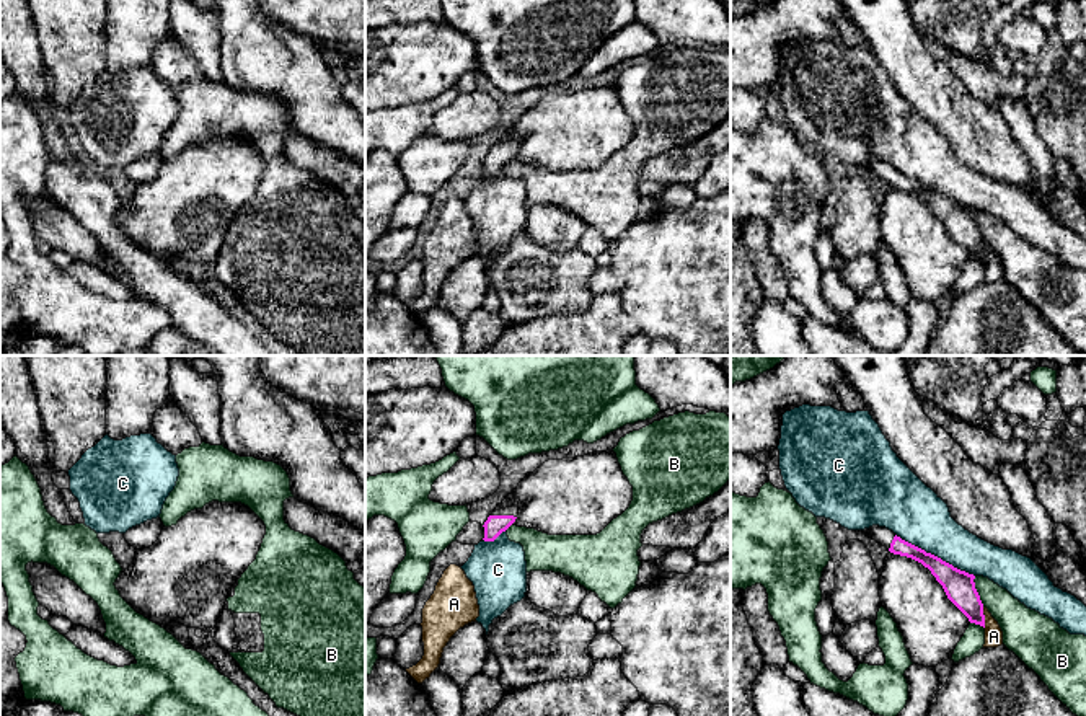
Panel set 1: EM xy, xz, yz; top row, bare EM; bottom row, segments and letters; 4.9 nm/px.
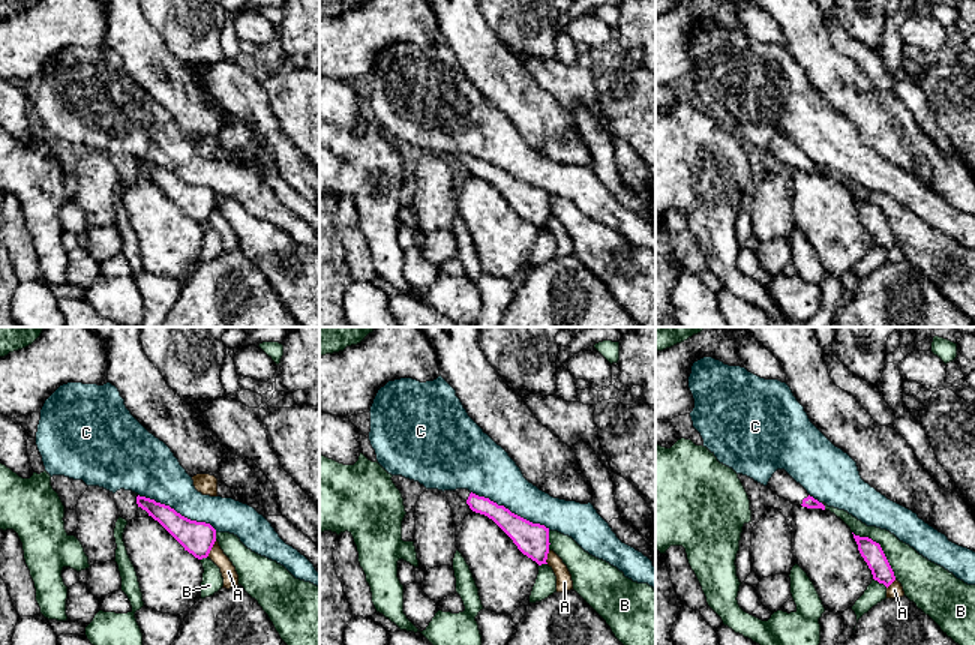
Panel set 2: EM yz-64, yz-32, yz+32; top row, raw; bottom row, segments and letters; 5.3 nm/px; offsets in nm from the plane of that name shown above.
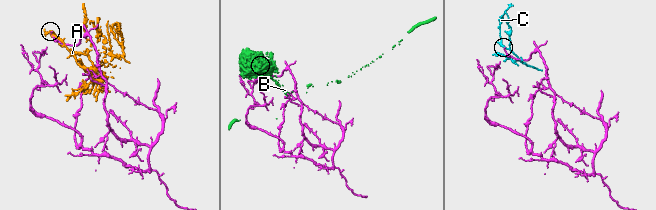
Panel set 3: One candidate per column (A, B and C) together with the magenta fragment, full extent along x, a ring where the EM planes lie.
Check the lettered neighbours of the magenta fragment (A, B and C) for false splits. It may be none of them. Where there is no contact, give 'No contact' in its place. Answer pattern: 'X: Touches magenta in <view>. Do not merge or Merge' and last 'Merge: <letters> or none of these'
A: Touches magenta in yz. Do not merge
B: Touches magenta in yz. Do not merge
C: Touches magenta in yz. Do not merge
Merge: none of these

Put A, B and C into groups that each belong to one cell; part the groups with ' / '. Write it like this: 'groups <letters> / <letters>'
groups A / B / C

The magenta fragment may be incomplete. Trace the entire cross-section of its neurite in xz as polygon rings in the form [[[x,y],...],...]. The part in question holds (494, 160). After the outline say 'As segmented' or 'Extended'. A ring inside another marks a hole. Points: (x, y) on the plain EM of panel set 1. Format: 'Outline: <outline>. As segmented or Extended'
Outline: [[[512,126],[488,152],[484,157],[484,176],[494,176],[502,166],[505,166],[519,150],[519,137]]]. Extended

